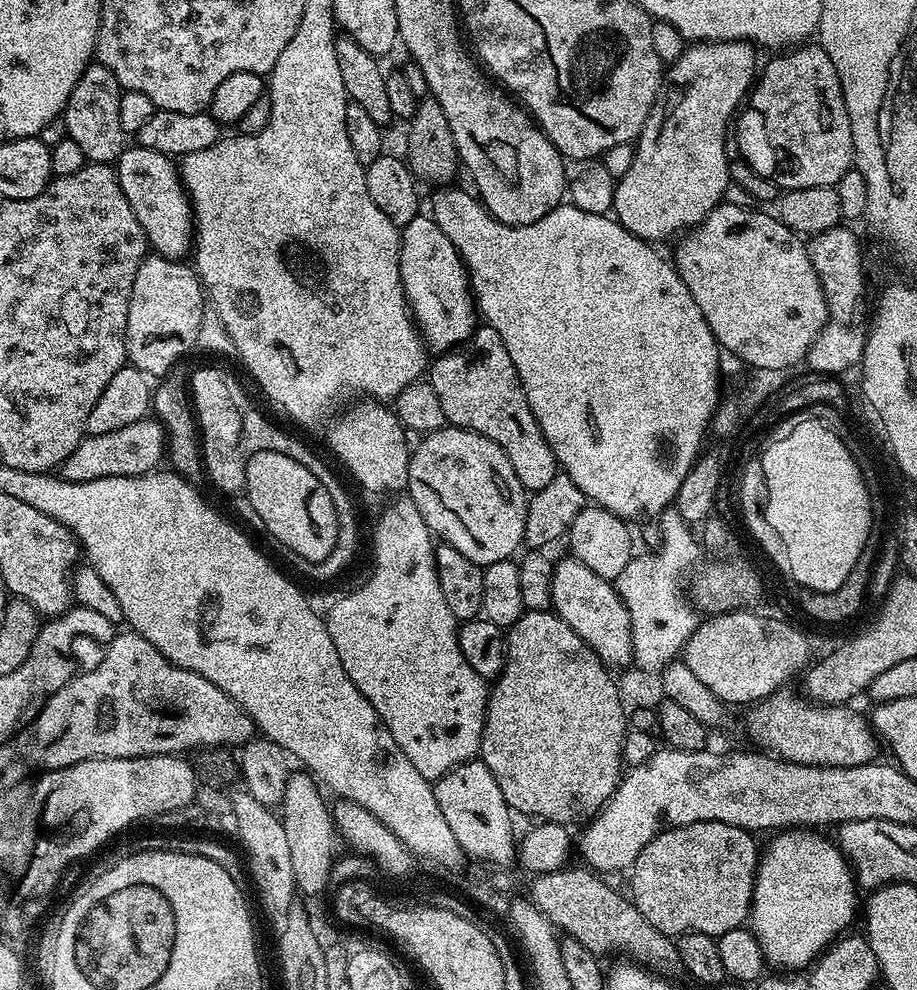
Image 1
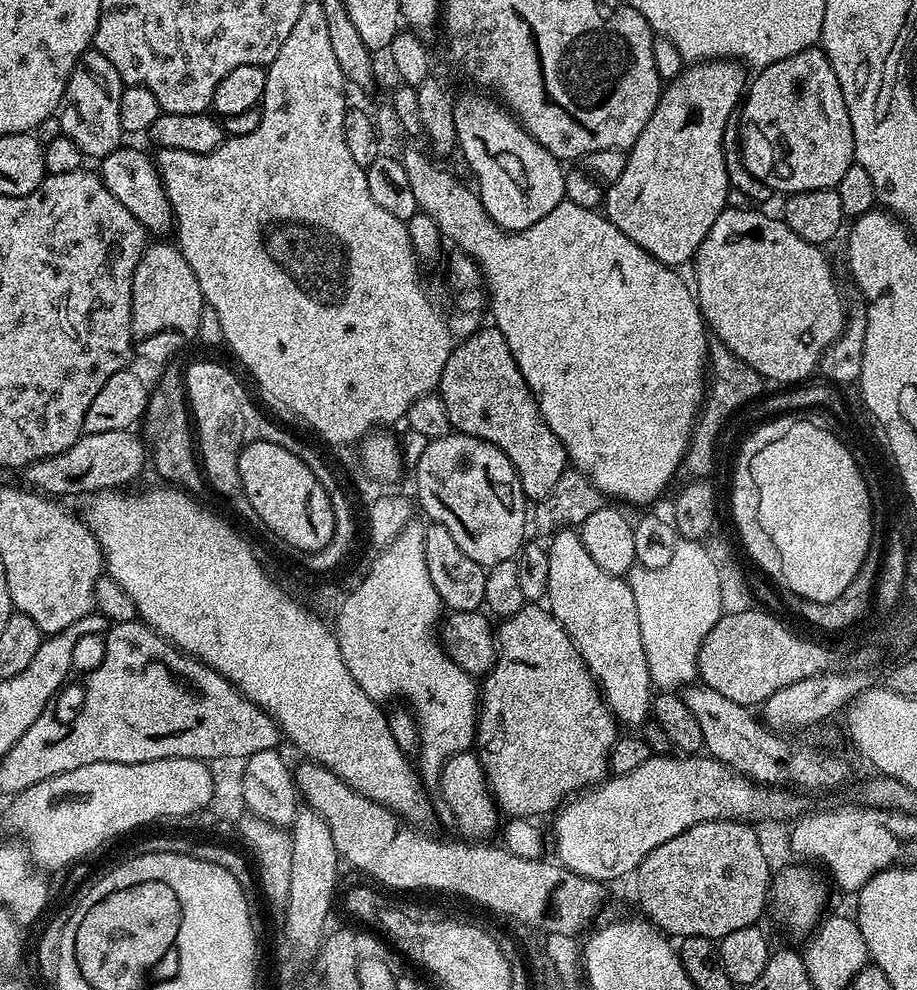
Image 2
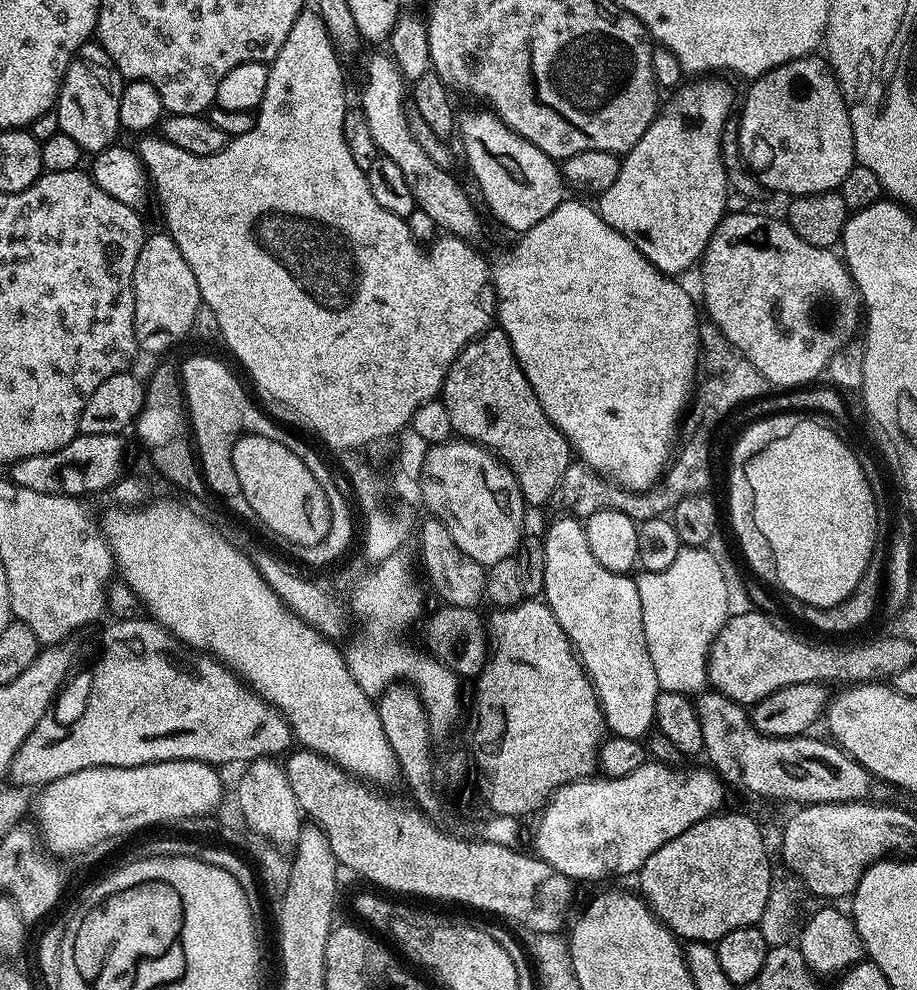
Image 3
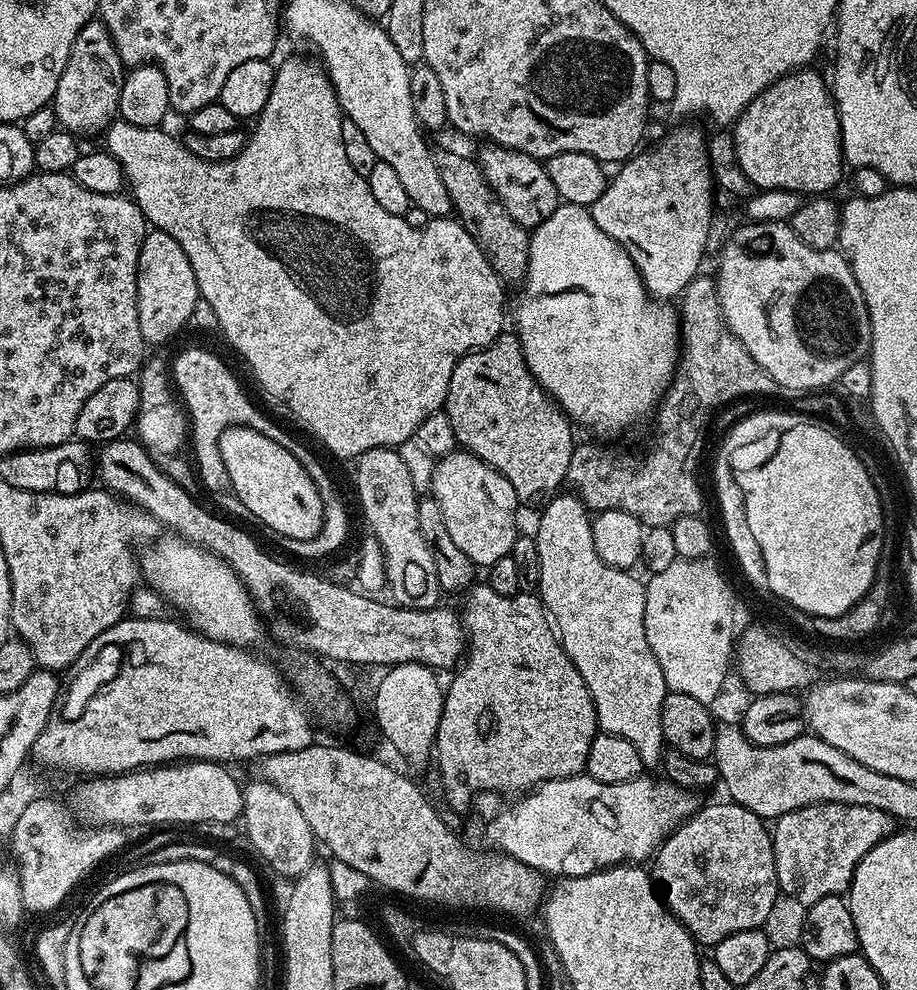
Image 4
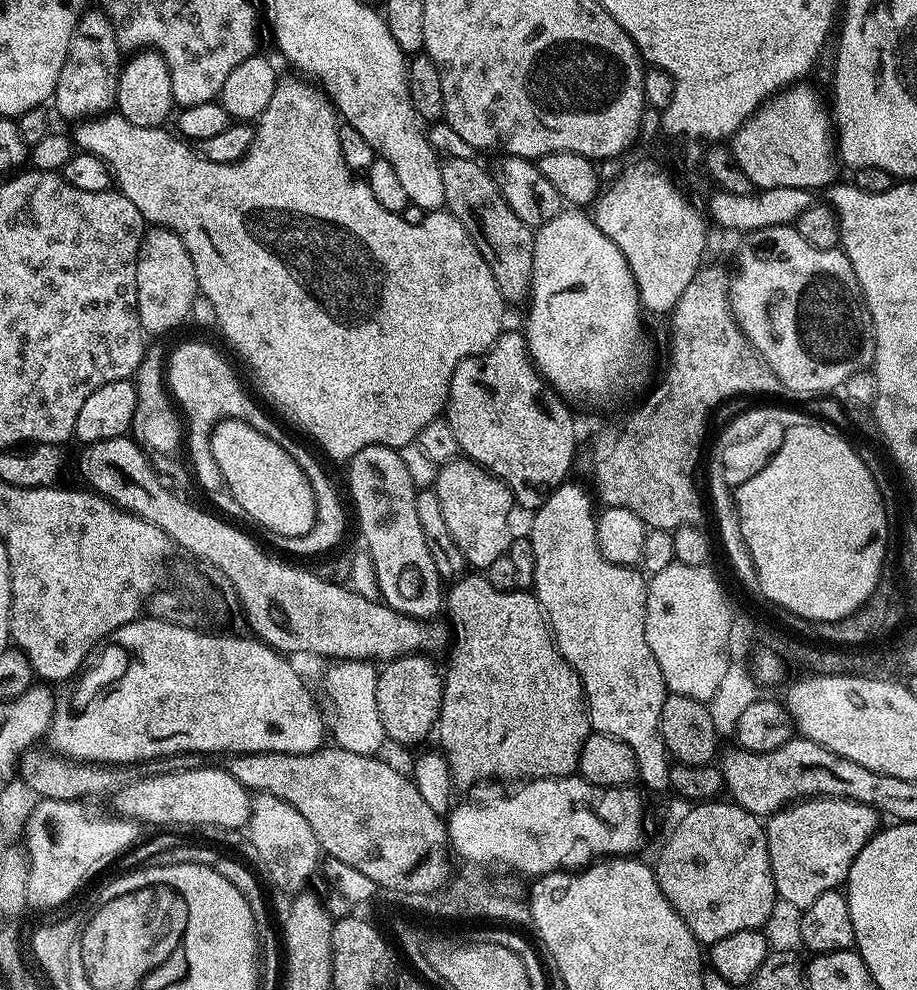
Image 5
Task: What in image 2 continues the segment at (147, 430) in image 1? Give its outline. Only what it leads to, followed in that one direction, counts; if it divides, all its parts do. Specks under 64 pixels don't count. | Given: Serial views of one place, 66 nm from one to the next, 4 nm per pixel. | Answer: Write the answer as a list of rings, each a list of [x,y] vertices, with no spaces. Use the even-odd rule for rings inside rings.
[[[129,429],[111,430],[100,434],[84,432],[74,442],[74,446],[62,450],[62,454],[54,454],[50,458],[29,464],[26,469],[28,480],[32,483],[29,485],[35,491],[49,498],[65,498],[64,496],[81,496],[81,498],[84,498],[89,494],[116,490],[121,486],[128,486],[124,484],[130,483],[143,470],[144,464],[146,468],[145,441],[139,435],[136,437],[134,433],[135,431]]]

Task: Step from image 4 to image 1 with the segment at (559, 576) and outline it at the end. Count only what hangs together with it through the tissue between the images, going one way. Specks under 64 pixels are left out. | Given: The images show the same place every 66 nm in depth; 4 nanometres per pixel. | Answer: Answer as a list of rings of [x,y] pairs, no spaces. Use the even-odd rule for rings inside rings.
[[[557,559],[552,570],[552,608],[556,615],[561,616],[572,627],[574,634],[582,637],[596,651],[605,665],[631,665],[633,656],[630,614],[613,588],[613,581],[603,580],[581,560],[567,559]]]

